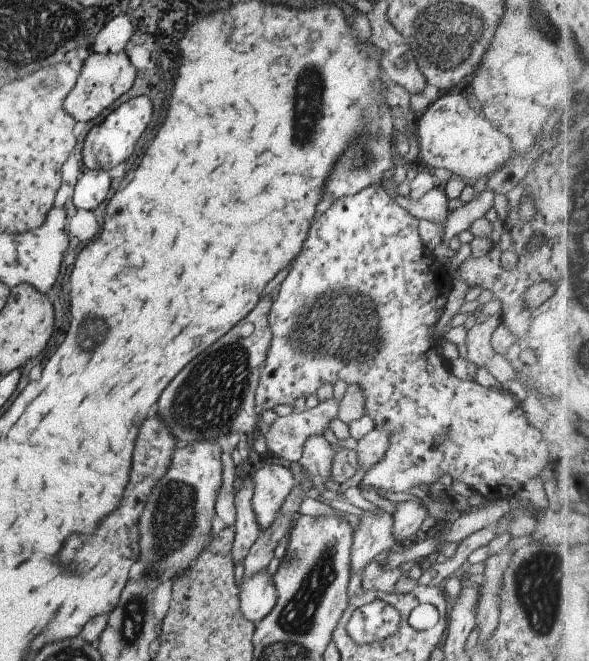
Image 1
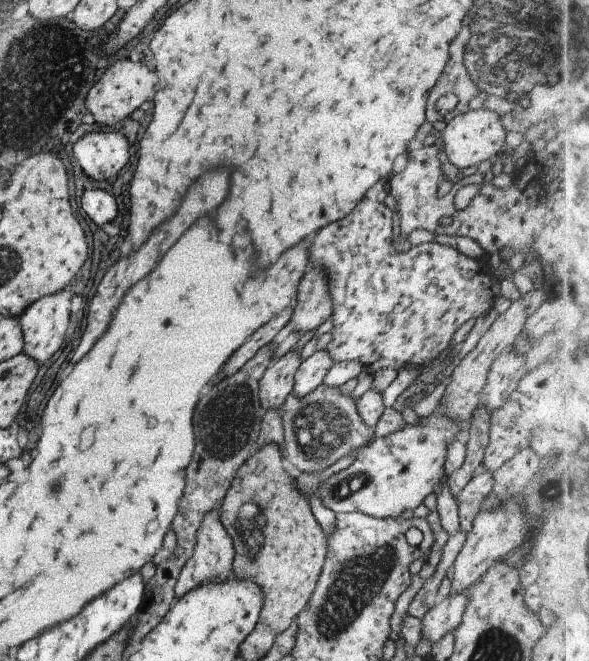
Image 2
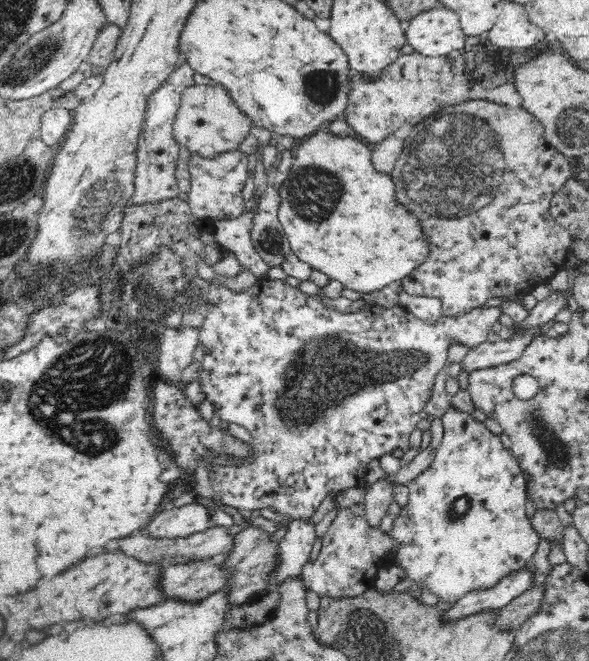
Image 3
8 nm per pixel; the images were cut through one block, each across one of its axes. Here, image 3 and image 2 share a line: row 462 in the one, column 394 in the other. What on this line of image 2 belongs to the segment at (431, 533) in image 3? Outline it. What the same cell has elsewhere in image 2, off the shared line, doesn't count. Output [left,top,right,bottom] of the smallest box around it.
[294,407,460,518]

